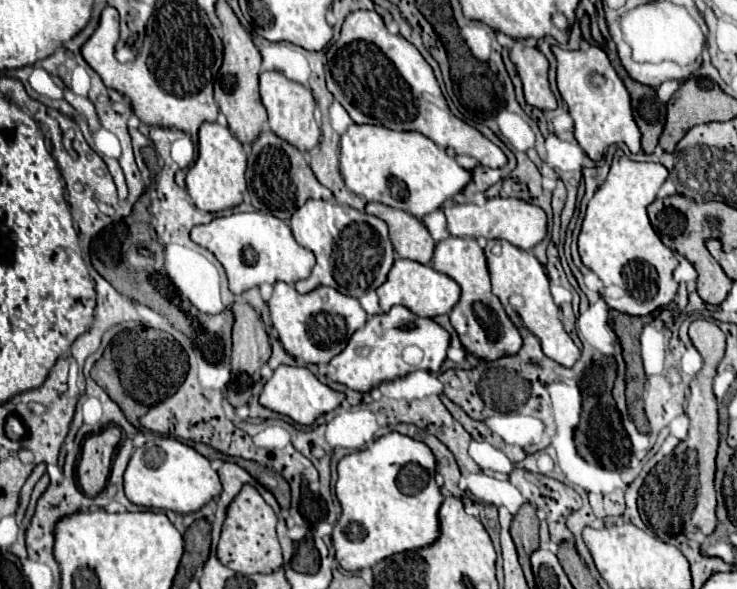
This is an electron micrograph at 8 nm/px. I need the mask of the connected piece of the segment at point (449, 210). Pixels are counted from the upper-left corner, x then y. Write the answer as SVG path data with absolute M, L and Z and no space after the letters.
M490 198L486 200L484 206L476 204L448 204L444 208L446 220L448 220L448 232L452 236L460 238L486 238L486 240L508 240L510 244L522 248L522 250L532 250L538 242L544 240L546 236L546 214L542 208L522 202L522 200L512 200L512 198Z

